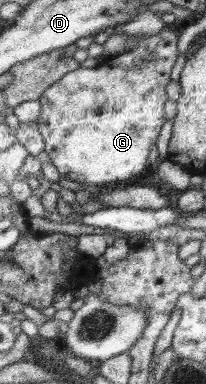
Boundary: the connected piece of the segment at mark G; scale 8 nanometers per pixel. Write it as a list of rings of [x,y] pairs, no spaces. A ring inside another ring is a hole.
[[[165,28],[154,36],[139,35],[138,38],[142,41],[131,42],[126,52],[104,66],[80,67],[64,73],[39,98],[41,113],[36,123],[45,142],[45,151],[60,176],[104,187],[110,182],[124,182],[146,172],[150,148],[164,124],[162,108],[166,104],[166,84],[170,82],[170,72],[178,58],[178,36],[174,30]]]

